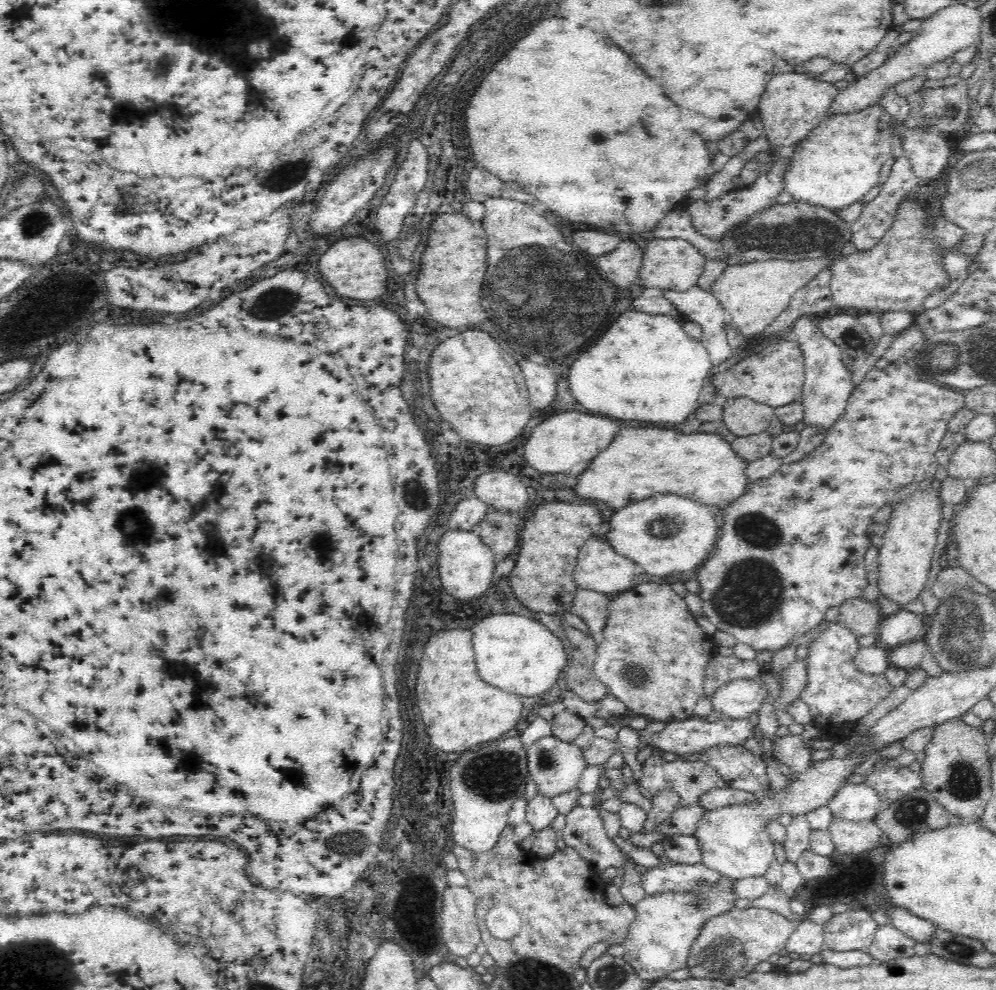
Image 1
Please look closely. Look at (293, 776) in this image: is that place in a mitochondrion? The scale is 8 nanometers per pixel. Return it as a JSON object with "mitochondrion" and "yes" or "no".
{"mitochondrion":"no"}

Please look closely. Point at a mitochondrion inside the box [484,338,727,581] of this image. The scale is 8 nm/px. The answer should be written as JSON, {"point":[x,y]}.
{"point":[658,519]}

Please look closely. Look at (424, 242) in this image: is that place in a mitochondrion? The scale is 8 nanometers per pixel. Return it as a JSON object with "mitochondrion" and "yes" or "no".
{"mitochondrion":"no"}

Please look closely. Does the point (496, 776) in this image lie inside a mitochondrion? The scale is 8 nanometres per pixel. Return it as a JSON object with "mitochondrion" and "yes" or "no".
{"mitochondrion":"yes"}

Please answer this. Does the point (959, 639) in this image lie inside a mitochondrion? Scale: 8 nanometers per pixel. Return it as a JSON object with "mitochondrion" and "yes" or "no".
{"mitochondrion":"yes"}

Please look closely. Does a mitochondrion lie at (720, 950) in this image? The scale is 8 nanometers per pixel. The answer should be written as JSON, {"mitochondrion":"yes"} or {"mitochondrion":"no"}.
{"mitochondrion":"yes"}

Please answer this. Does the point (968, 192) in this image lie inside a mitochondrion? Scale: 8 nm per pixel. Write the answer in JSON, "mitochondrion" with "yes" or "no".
{"mitochondrion":"no"}

